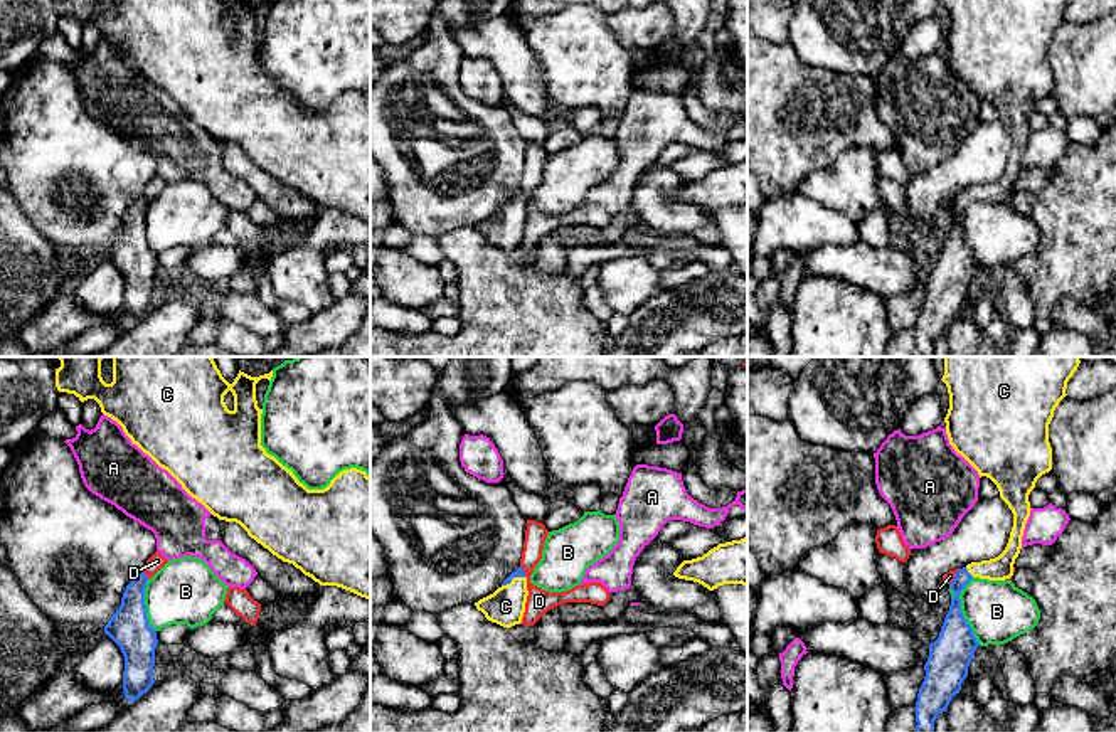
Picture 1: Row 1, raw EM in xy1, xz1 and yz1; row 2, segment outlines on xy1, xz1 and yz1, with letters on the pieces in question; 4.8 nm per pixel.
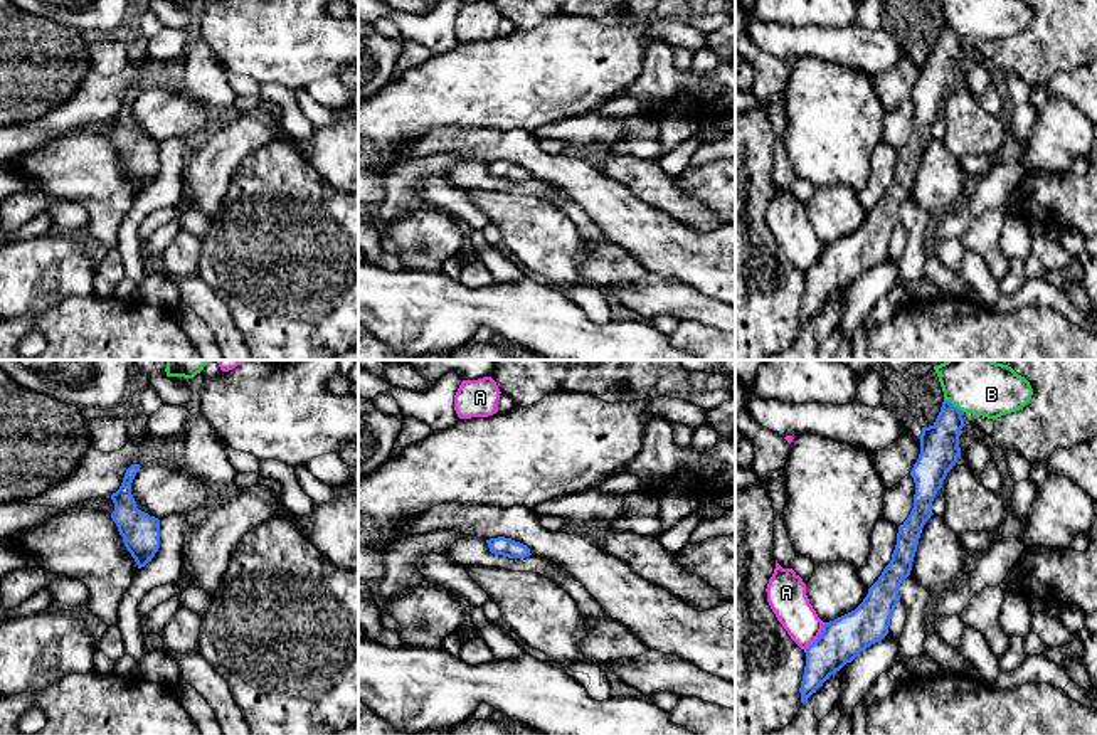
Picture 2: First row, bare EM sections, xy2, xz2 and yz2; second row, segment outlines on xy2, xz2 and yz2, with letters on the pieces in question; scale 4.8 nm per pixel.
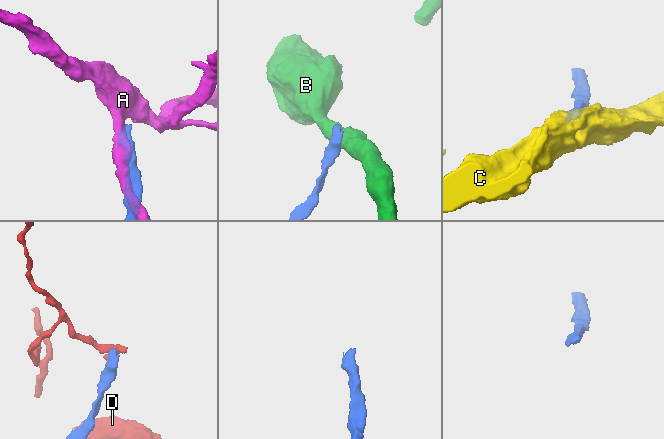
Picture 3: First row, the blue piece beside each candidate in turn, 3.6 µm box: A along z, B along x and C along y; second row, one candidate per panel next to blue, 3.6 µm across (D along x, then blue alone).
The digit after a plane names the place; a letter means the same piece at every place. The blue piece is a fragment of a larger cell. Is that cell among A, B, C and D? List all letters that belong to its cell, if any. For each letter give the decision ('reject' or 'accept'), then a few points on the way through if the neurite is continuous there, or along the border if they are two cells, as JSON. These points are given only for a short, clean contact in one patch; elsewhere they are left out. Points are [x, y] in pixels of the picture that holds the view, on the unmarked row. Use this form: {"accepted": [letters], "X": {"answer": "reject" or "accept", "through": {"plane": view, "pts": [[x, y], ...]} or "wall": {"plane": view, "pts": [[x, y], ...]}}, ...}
{"accepted": ["C"], "A": {"answer": "reject", "wall": {"plane": "yz2", "pts": [[825, 246], [820, 258], [805, 274]]}}, "B": {"answer": "reject", "wall": {"plane": "yz1", "pts": [[972, 201], [958, 221], [961, 239], [980, 268]]}}, "C": {"answer": "accept", "through": {"plane": "yz1", "pts": [[955, 246], [956, 209], [968, 196], [1000, 190]]}}, "D": {"answer": "reject", "wall": {"plane": "xy1", "pts": [[143, 194], [148, 201]]}}}

